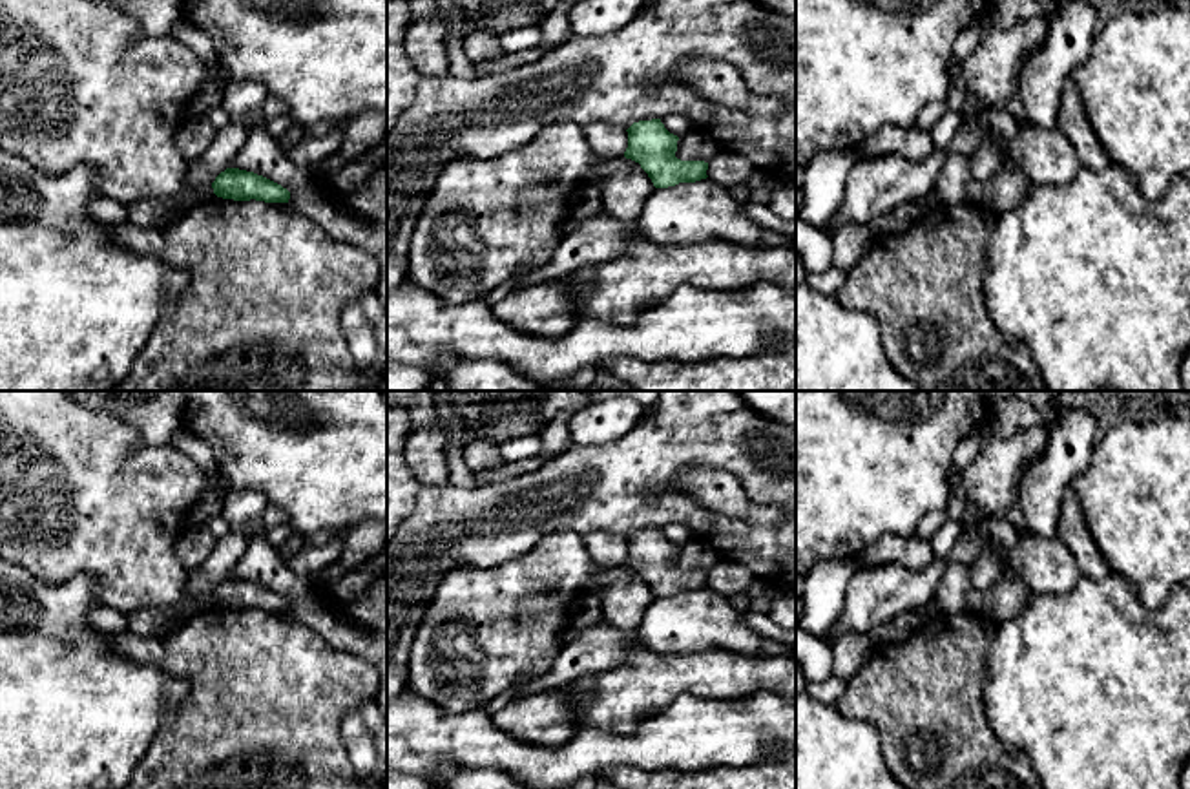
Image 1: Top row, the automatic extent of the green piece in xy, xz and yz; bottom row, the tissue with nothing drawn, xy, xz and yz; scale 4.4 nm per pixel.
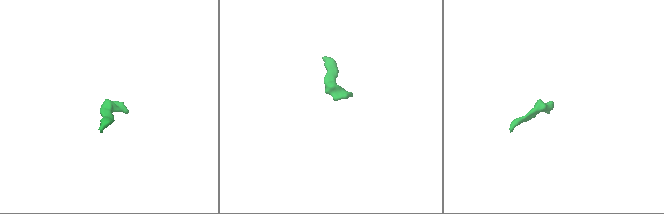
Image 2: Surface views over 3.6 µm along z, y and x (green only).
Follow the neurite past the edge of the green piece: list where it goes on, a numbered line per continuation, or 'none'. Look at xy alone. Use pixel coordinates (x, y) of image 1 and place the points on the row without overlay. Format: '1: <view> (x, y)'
none

